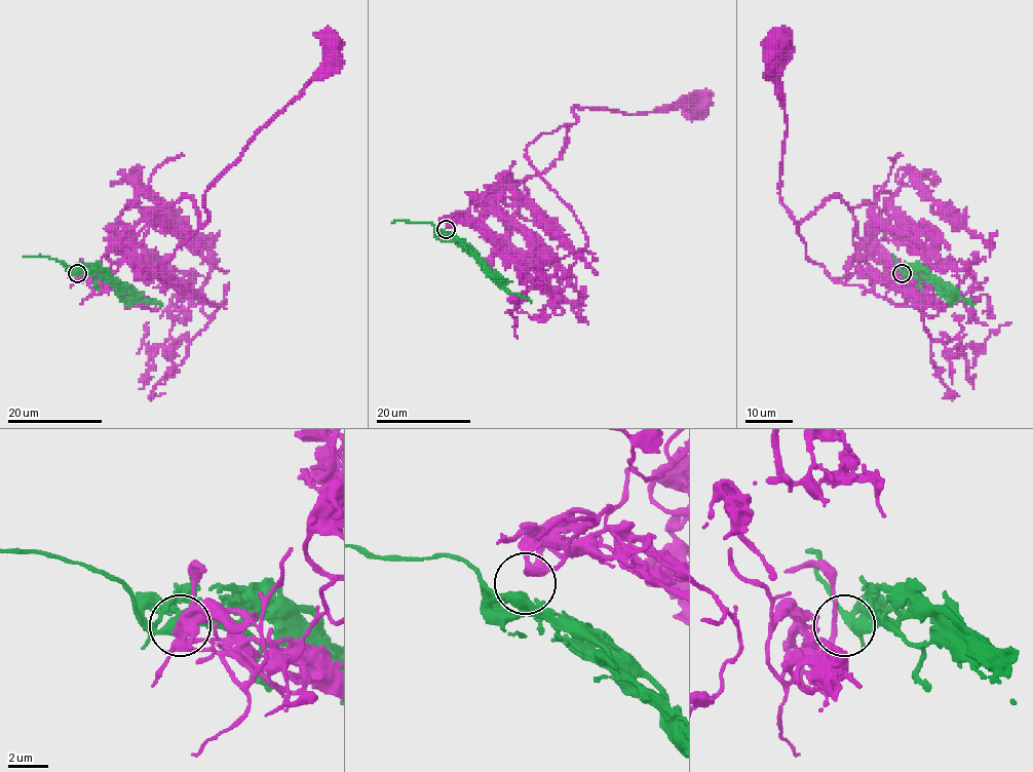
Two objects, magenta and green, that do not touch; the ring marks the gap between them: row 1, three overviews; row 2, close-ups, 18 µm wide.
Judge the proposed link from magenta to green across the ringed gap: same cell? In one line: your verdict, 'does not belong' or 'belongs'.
belongs

